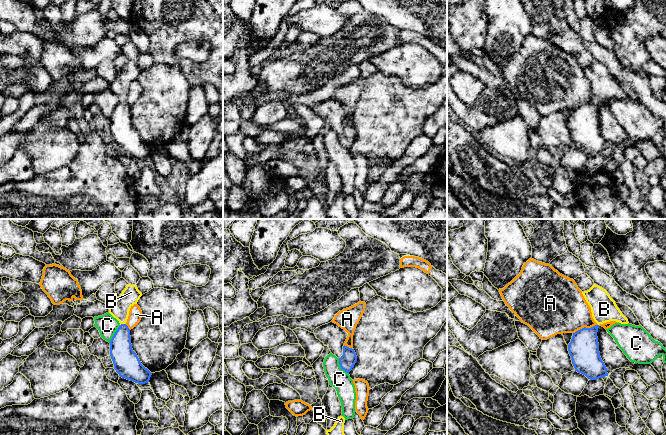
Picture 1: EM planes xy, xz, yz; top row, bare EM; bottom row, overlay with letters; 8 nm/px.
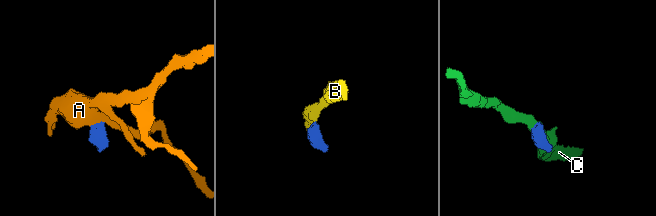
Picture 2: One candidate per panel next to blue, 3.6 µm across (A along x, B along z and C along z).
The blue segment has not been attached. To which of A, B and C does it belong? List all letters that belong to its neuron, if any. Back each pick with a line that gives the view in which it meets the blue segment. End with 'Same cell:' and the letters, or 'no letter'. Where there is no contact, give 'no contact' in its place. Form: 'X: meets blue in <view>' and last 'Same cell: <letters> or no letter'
B: meets blue in xy
Same cell: B

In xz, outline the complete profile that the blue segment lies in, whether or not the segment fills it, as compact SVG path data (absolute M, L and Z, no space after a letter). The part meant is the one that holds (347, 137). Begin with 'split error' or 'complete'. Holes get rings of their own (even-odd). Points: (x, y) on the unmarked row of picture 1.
complete; M343 122L343 131L339 134L339 140L342 146L349 149L357 137L354 125Z

